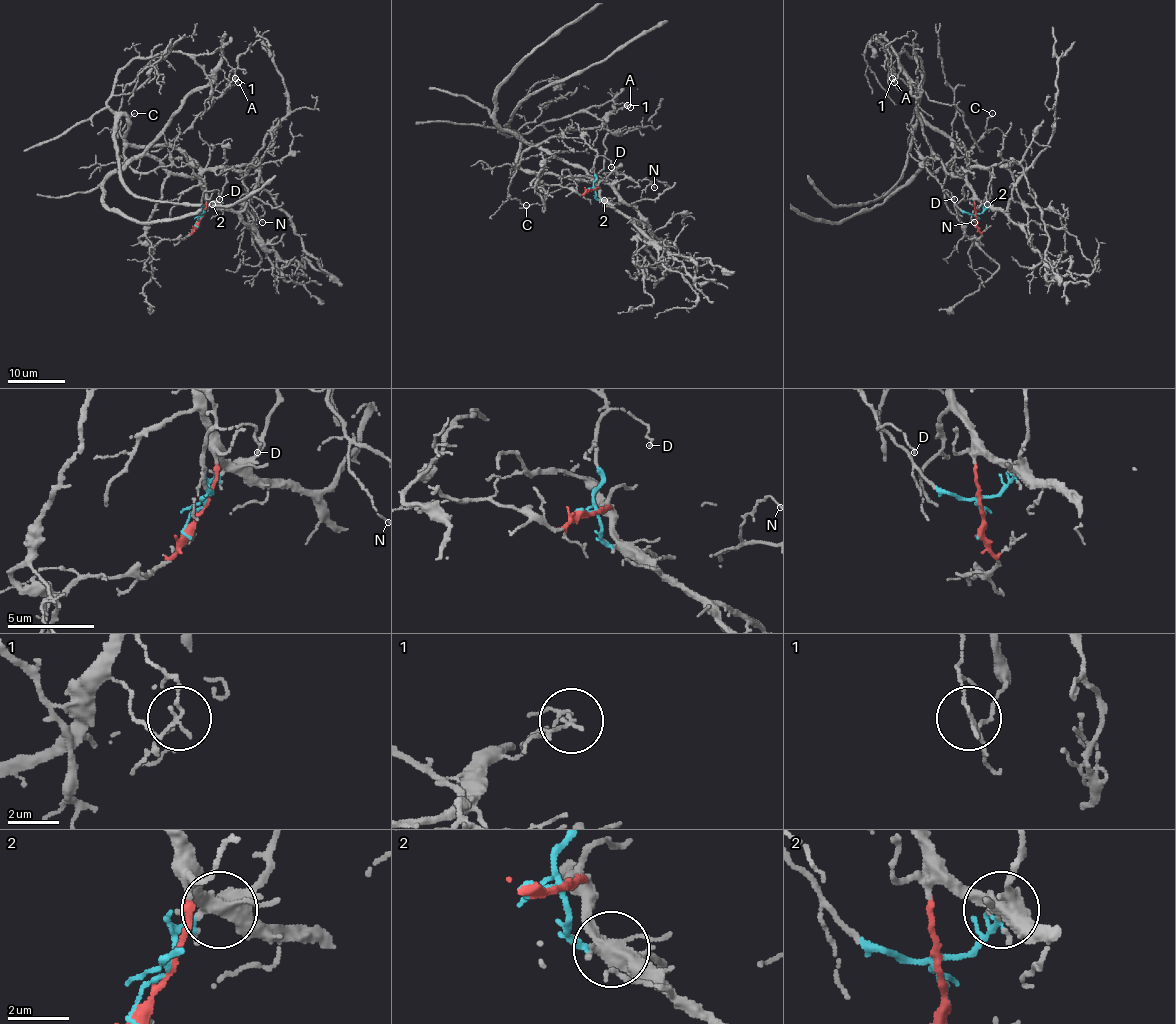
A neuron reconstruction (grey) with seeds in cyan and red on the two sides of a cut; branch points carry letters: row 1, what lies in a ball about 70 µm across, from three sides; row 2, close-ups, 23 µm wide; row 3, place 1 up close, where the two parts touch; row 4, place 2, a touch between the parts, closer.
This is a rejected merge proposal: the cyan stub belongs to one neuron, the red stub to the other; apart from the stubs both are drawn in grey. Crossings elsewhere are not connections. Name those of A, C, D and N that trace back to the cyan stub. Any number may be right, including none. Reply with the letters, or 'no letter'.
D, N

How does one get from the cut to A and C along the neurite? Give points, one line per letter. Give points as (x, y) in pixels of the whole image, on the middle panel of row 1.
A: (591, 189), (590, 179), (524, 172), (519, 136), (499, 132), (526, 133), (611, 101), (630, 108)
C: (591, 189), (597, 188), (590, 179), (573, 180), (527, 173), (516, 168), (507, 192), (513, 199), (526, 205)

